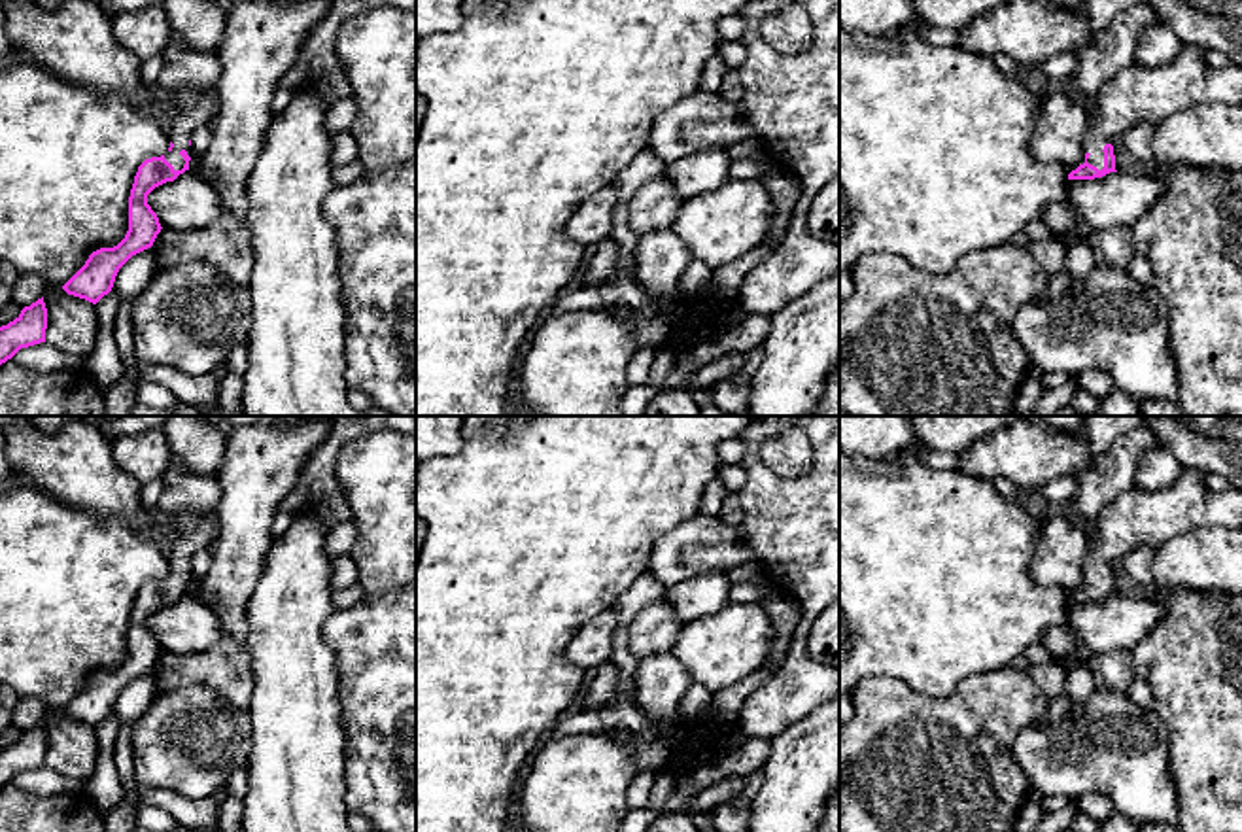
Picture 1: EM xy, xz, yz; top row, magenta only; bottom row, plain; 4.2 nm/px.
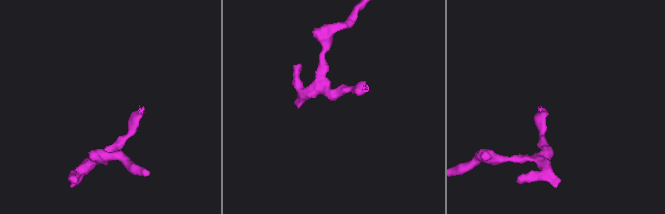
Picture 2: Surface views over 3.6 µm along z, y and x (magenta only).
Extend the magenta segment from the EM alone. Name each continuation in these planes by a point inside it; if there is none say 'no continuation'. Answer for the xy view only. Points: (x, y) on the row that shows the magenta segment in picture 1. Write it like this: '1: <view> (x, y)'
1: xy (186, 110)

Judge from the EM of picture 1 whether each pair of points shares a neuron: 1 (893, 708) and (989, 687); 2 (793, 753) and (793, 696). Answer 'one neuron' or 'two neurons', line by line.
1: one neuron
2: two neurons

